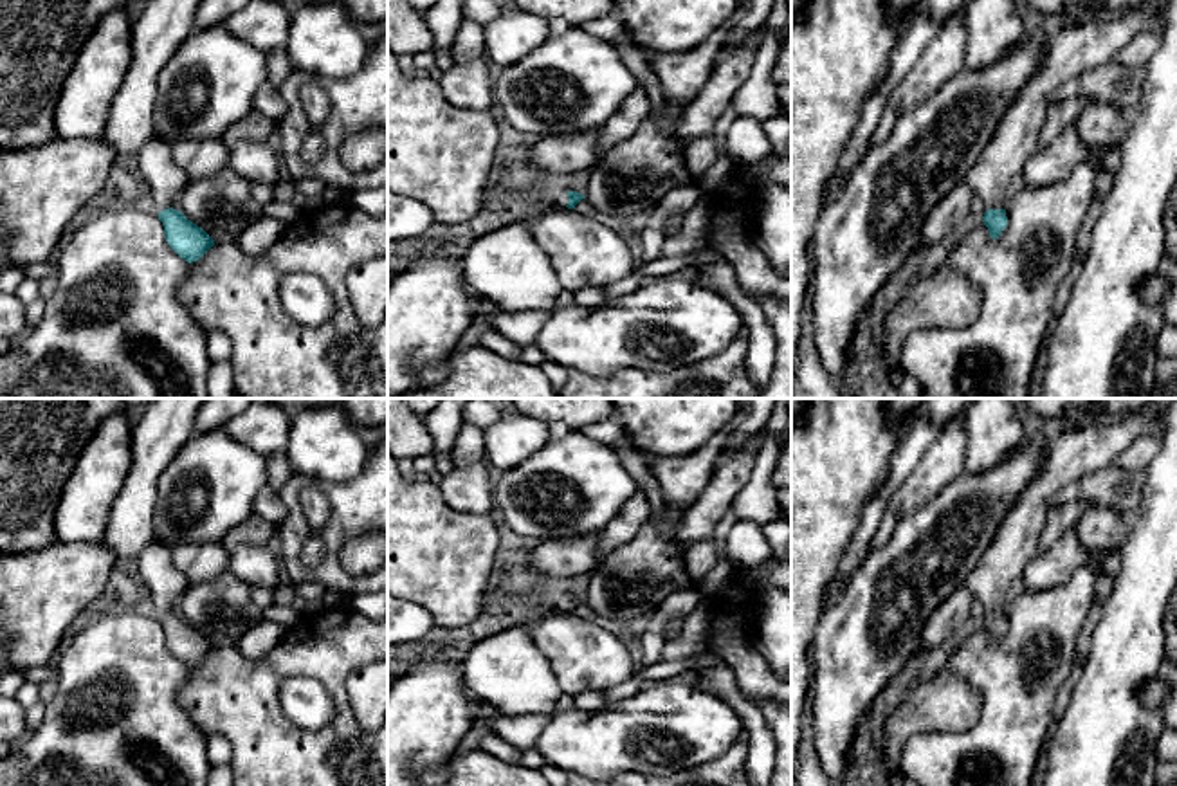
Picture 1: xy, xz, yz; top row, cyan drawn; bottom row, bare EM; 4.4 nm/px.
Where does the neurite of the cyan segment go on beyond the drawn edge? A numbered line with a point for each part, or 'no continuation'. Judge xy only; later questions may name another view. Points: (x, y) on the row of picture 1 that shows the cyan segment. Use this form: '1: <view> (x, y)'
1: xy (166, 179)

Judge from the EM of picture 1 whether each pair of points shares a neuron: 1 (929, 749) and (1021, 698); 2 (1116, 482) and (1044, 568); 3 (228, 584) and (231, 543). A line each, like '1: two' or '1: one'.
1: one
2: one
3: one

